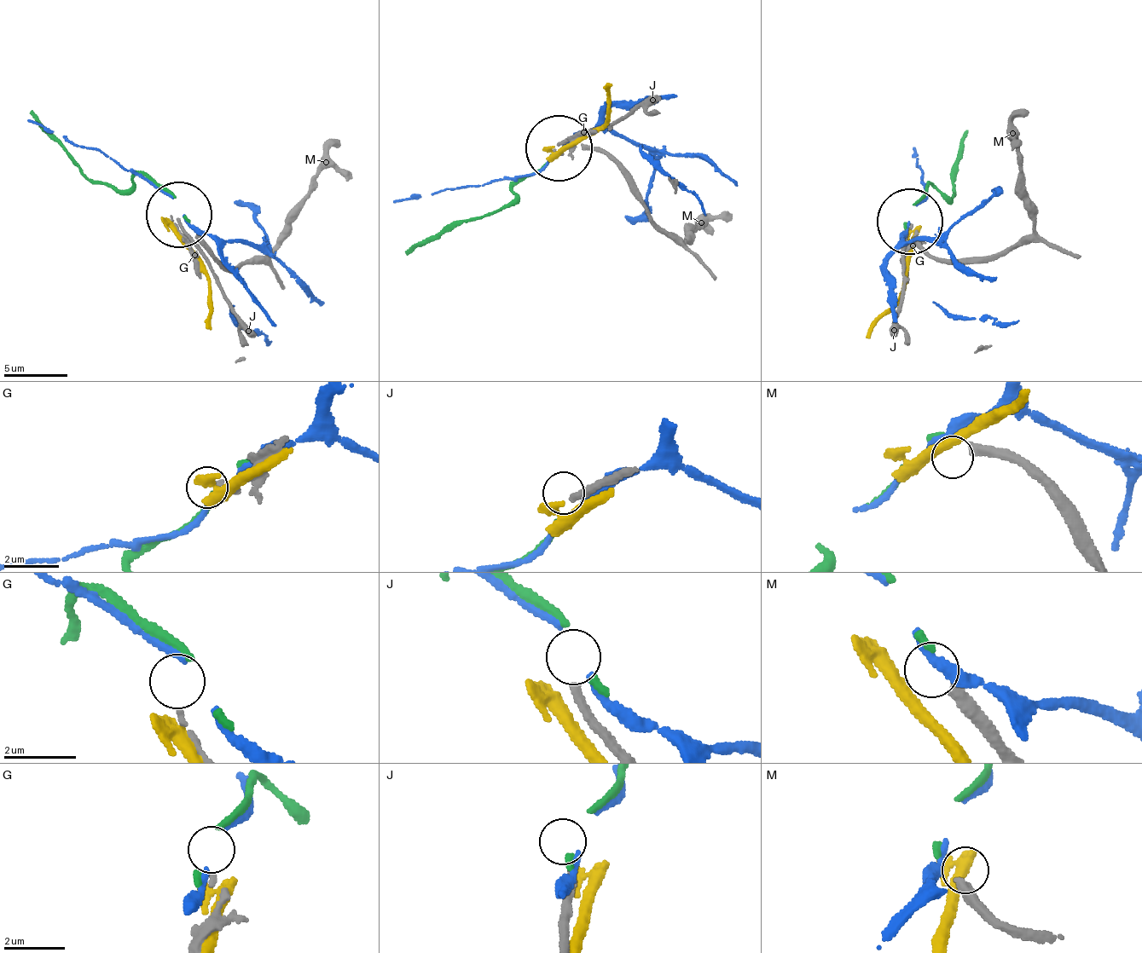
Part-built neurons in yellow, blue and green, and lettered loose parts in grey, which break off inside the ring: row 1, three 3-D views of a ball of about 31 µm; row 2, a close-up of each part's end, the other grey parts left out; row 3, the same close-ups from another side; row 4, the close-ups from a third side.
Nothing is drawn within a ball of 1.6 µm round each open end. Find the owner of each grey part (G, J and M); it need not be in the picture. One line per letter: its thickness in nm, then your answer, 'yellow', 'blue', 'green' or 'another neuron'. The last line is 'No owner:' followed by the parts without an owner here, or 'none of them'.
G: 120 nm | another neuron
J: 240 nm | another neuron
M: 400 nm | another neuron
No owner: G, J, M

